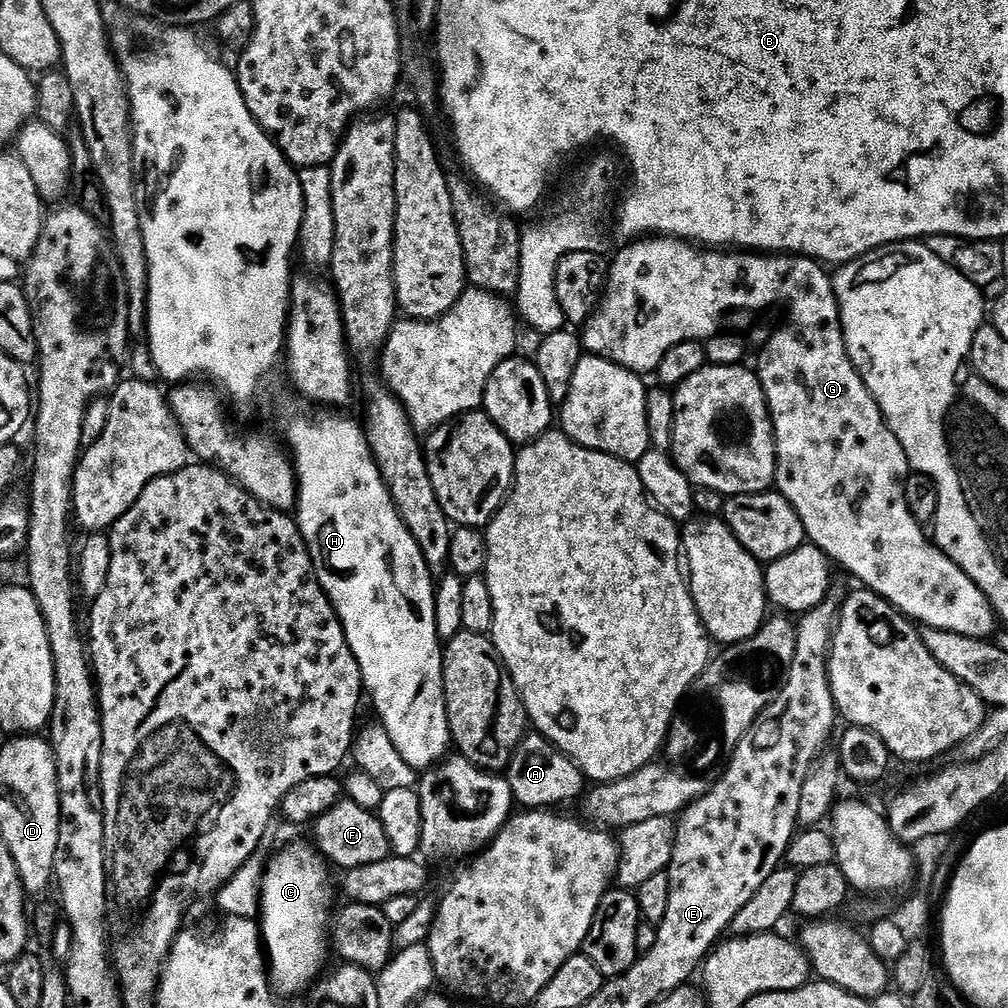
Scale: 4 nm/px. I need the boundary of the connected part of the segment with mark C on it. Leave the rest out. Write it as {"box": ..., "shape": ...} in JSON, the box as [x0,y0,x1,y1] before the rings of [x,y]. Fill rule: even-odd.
{"box":[258,844,330,997],"shape":[[[302,844],[282,849],[265,865],[260,882],[258,930],[266,953],[269,983],[279,997],[294,996],[302,991],[305,993],[321,975],[320,970],[326,960],[326,952],[329,953],[330,912],[327,912],[327,908],[330,904],[330,890],[324,868],[326,869],[325,861],[315,852],[315,849]]]}

